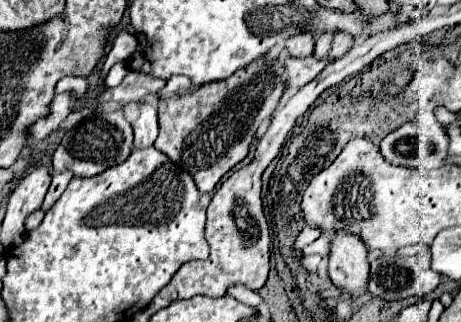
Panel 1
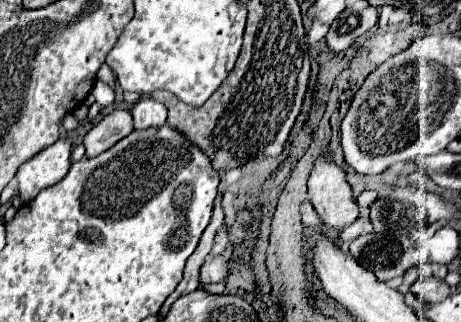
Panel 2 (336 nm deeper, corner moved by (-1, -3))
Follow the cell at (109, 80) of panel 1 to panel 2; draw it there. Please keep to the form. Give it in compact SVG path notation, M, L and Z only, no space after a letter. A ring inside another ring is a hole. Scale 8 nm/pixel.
M96 82L94 84L94 88L92 88L92 96L96 98L96 102L100 104L100 106L108 106L108 104L112 104L114 102L114 90L110 88L110 86L106 86L104 82Z

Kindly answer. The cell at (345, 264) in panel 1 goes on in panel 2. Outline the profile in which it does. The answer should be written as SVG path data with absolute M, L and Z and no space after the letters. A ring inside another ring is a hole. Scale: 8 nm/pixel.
M326 158L316 160L308 180L308 200L328 230L342 230L358 218L346 172Z

